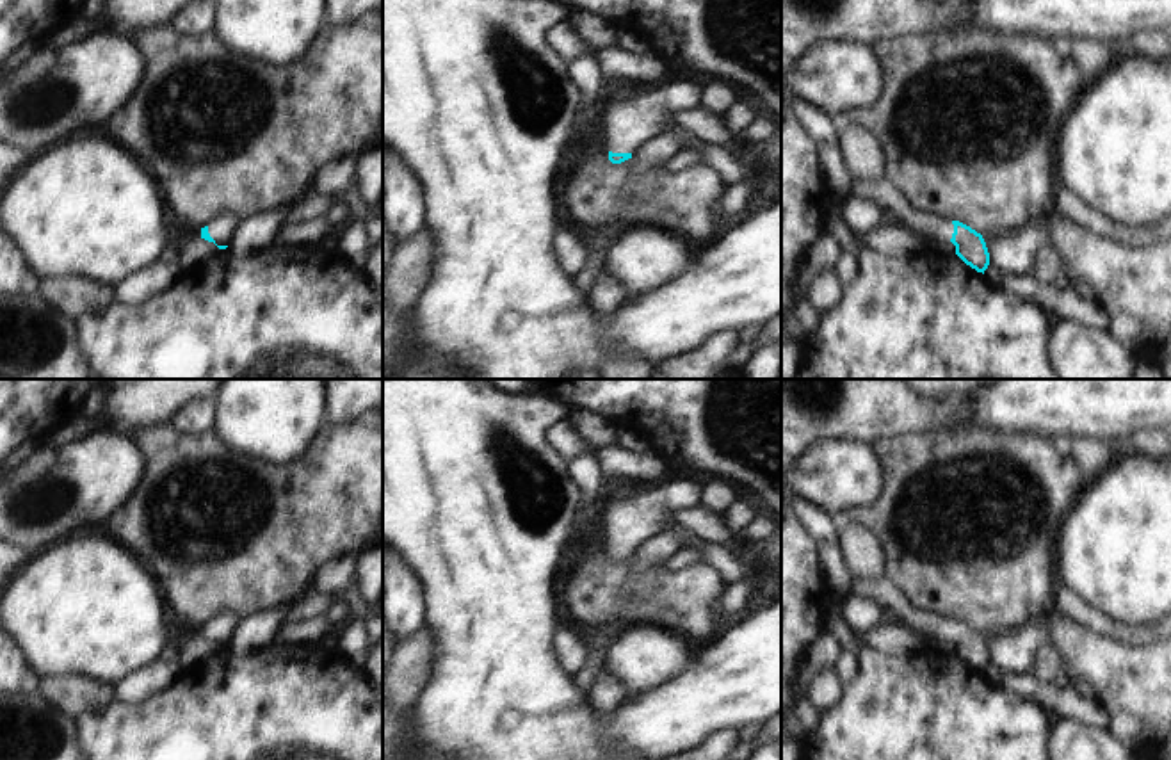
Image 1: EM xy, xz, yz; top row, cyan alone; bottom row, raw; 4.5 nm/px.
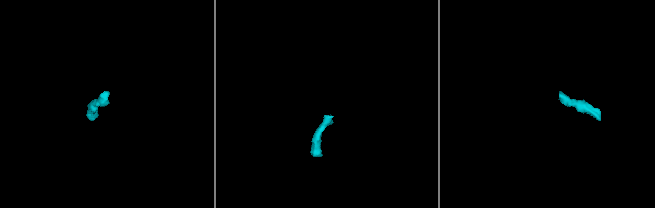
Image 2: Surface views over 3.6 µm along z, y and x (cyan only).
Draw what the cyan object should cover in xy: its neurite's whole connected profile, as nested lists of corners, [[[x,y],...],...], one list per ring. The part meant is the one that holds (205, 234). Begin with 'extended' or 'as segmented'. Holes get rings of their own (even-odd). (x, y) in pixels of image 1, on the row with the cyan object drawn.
extended | [[[233,214],[215,217],[208,226],[201,228],[201,239],[214,242],[219,249],[226,249],[235,235],[240,219]]]

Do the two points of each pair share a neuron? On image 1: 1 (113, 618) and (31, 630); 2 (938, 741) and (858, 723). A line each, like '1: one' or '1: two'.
1: one
2: one

